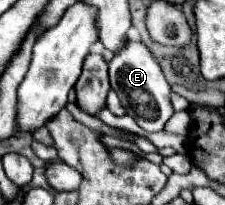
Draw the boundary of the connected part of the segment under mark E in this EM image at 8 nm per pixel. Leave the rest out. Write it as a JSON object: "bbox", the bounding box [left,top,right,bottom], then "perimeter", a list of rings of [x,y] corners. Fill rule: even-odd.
{"bbox":[109,41,175,131],"perimeter":[[[129,41],[123,53],[115,53],[113,61],[109,63],[109,81],[115,93],[119,95],[127,115],[131,115],[141,129],[163,131],[165,123],[175,113],[171,99],[169,99],[171,89],[169,89],[169,83],[165,81],[165,75],[157,59],[147,49],[147,45],[143,45],[141,41]]]}

